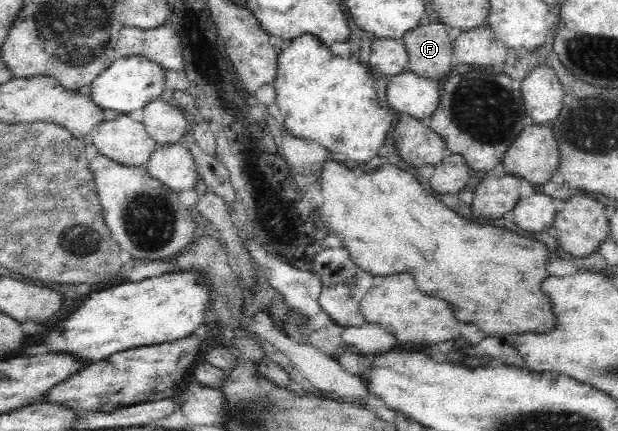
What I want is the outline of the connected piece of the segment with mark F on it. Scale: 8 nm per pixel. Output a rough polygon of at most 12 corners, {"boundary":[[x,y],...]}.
{"boundary":[[443,23],[403,34],[409,70],[447,76],[452,40]]}

